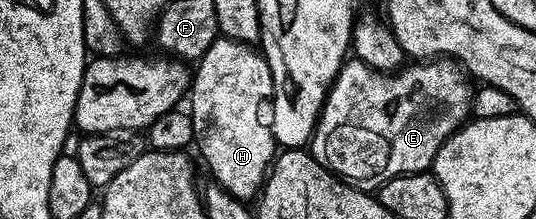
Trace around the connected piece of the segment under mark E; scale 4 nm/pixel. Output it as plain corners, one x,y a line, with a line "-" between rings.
348,59
339,68
339,74
336,75
335,81
331,84
330,89
327,90
327,97
323,101
323,110
319,112
319,121
315,124
314,133
311,134
309,151
317,159
317,163
326,165
330,173
335,174
335,176
347,182
347,184
354,185
355,188
364,191
378,190
379,186
386,181
402,174
428,172
432,168
434,157
437,155
437,151
441,148
443,142
462,128
468,118
472,116
472,96
473,85
469,80
468,74
456,62
450,59
423,59
418,63
404,64
402,69
393,73
382,73
373,67
369,67
363,61

